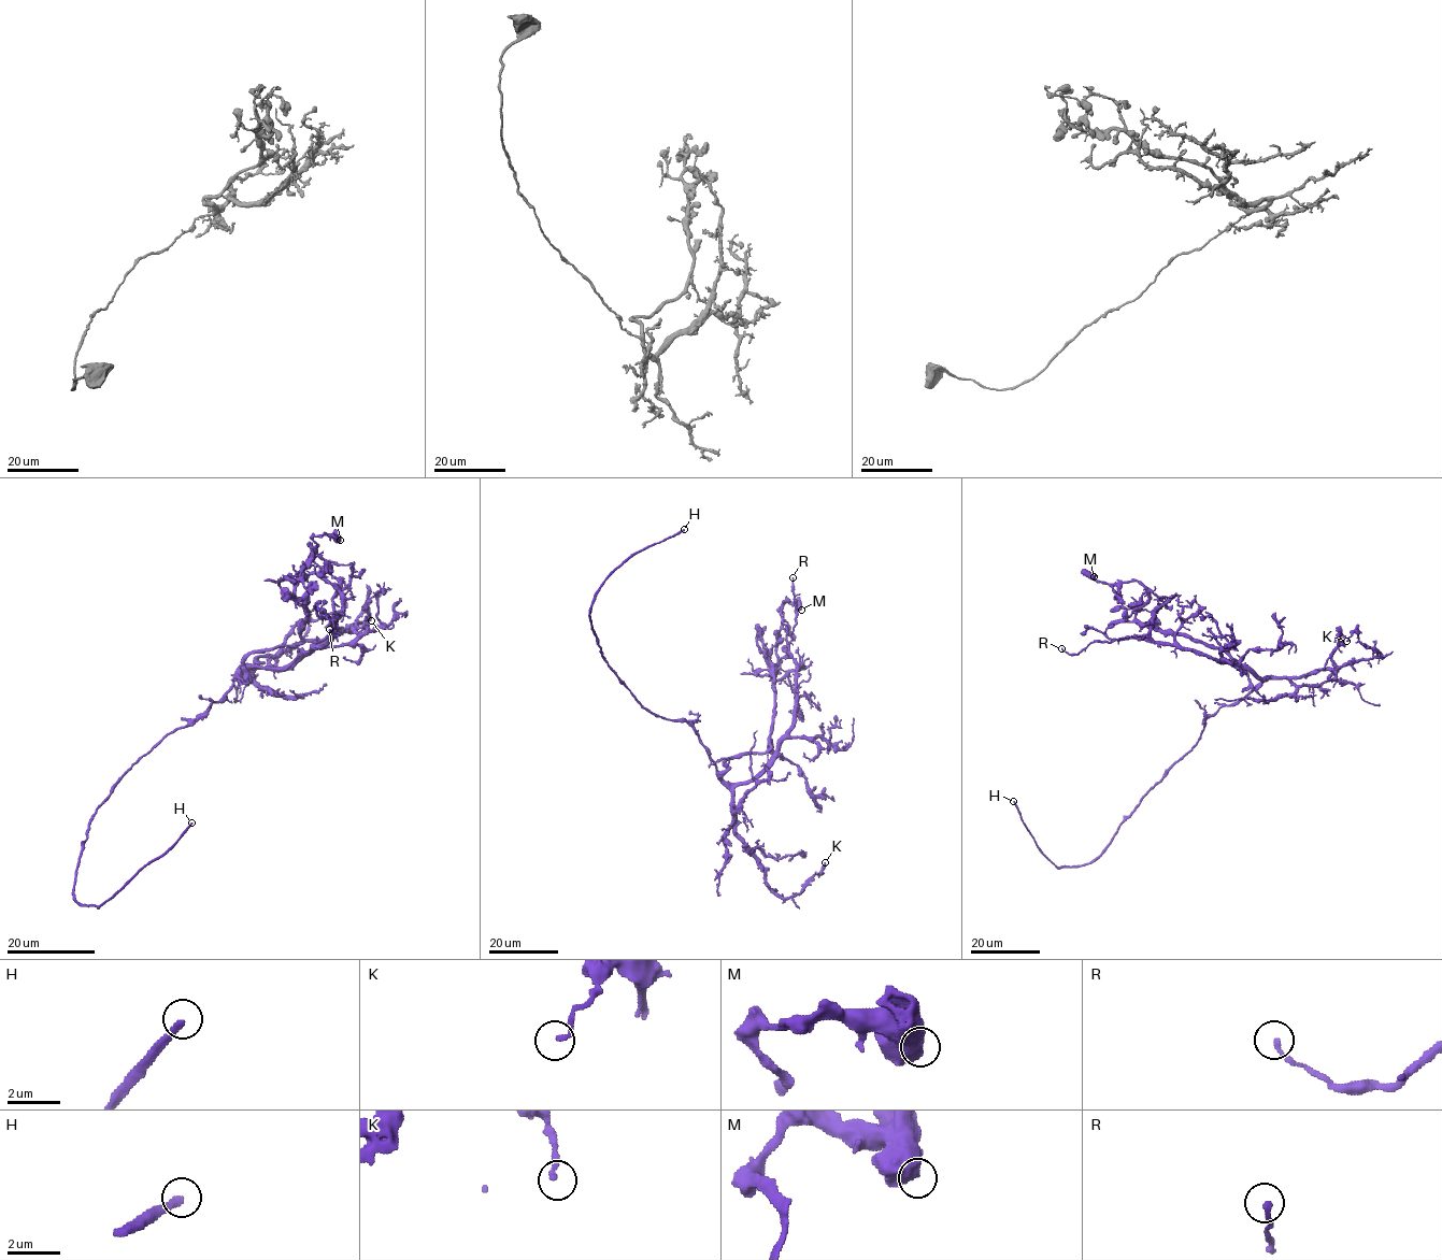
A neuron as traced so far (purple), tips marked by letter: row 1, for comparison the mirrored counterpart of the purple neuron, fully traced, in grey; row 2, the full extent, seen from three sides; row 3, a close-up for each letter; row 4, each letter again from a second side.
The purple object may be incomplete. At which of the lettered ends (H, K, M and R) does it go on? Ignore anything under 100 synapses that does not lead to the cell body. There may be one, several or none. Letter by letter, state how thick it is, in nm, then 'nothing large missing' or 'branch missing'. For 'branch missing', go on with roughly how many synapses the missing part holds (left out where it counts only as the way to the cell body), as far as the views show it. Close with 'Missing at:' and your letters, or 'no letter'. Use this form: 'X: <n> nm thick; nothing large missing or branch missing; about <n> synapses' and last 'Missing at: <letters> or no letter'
H: 280 nm thick; branch missing
K: 190 nm thick; nothing large missing
M: 750 nm thick; nothing large missing
R: 190 nm thick; nothing large missing
Missing at: H

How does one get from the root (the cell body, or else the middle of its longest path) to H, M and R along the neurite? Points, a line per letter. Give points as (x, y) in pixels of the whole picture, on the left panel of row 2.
H: (202, 715), (157, 742), (97, 810), (79, 857), (74, 899), (80, 904), (103, 904), (191, 822)
M: (202, 715), (247, 677), (251, 654), (300, 643), (305, 605), (295, 578), (314, 537), (340, 540)
R: (202, 715), (242, 668), (287, 667), (331, 635), (333, 621), (326, 615), (333, 620), (330, 636), (329, 629)

